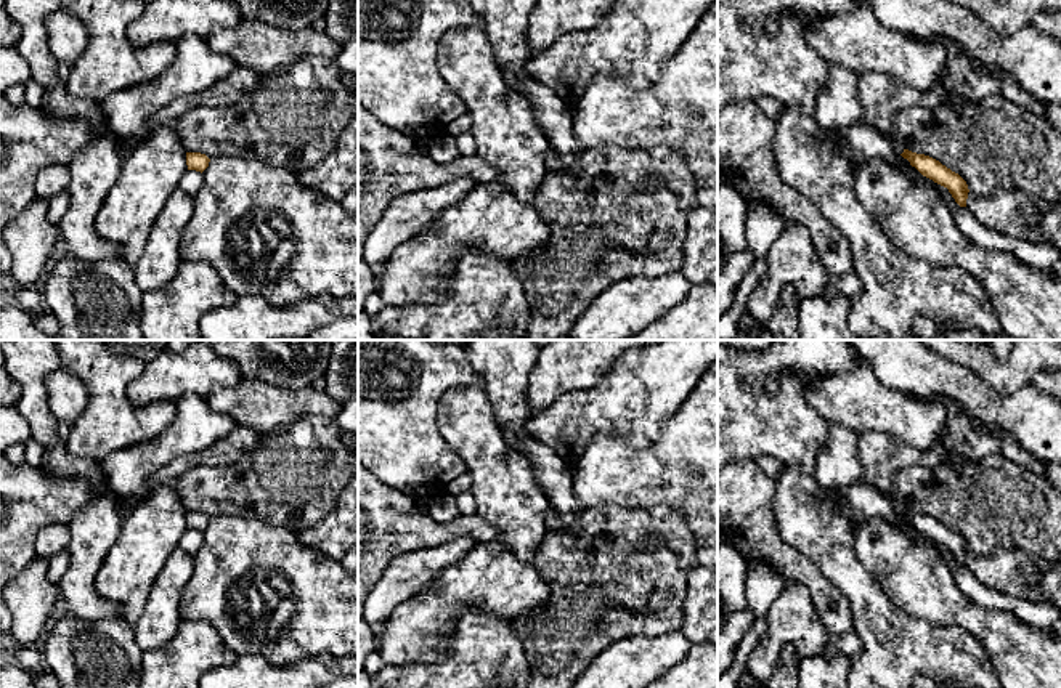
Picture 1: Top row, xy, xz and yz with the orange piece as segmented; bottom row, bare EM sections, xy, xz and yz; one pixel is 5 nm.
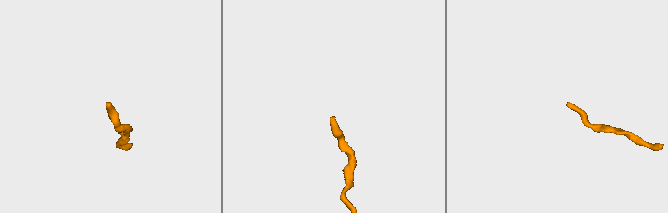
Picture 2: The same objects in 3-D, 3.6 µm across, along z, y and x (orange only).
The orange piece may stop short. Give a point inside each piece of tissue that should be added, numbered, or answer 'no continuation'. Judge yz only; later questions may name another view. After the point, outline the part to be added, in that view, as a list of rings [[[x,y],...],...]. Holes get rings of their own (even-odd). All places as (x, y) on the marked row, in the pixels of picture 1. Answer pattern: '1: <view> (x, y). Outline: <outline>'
1: yz (882, 97). Outline: [[[949,50],[947,63],[939,83],[926,91],[904,85],[900,80],[875,72],[857,74],[859,103],[862,120],[889,138],[896,154],[904,152],[904,144],[894,140],[896,114],[910,107],[936,109],[945,104],[950,93],[981,101],[1000,95],[1000,82],[978,72],[966,55]]]

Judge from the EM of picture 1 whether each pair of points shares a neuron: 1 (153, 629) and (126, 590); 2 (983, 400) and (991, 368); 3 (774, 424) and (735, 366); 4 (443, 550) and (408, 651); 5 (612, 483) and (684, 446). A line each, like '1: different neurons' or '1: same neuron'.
1: different neurons
2: different neurons
3: same neuron
4: different neurons
5: same neuron

